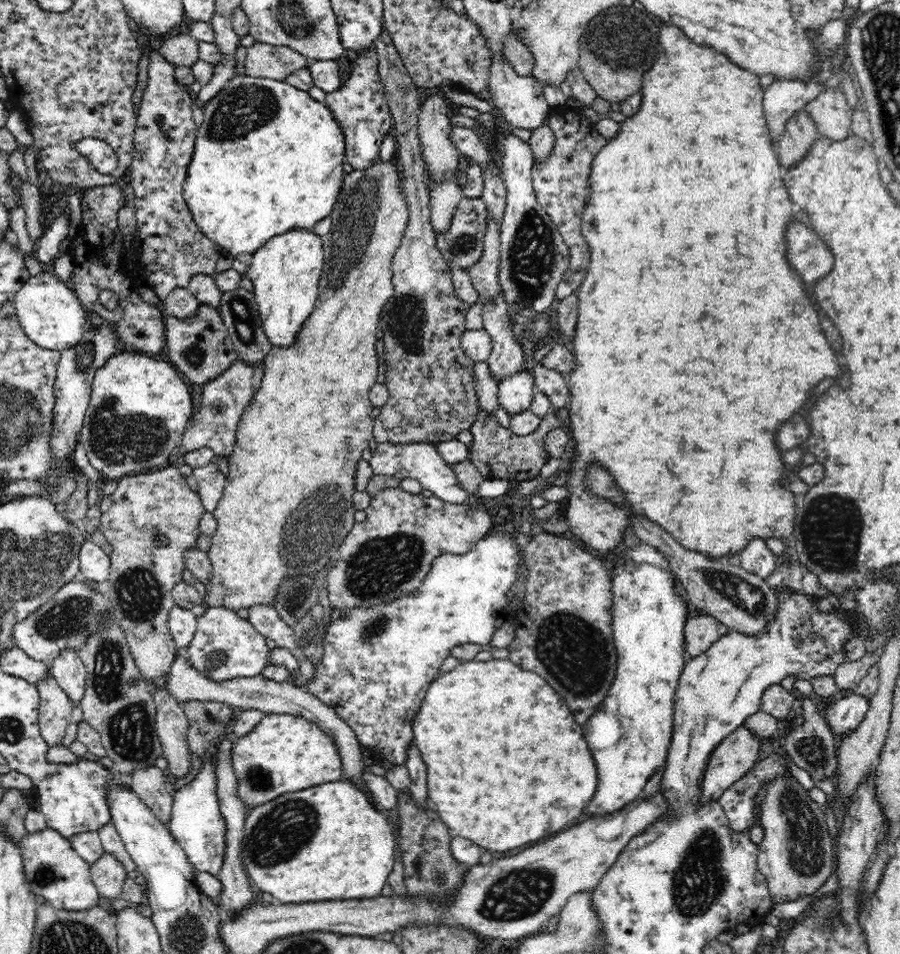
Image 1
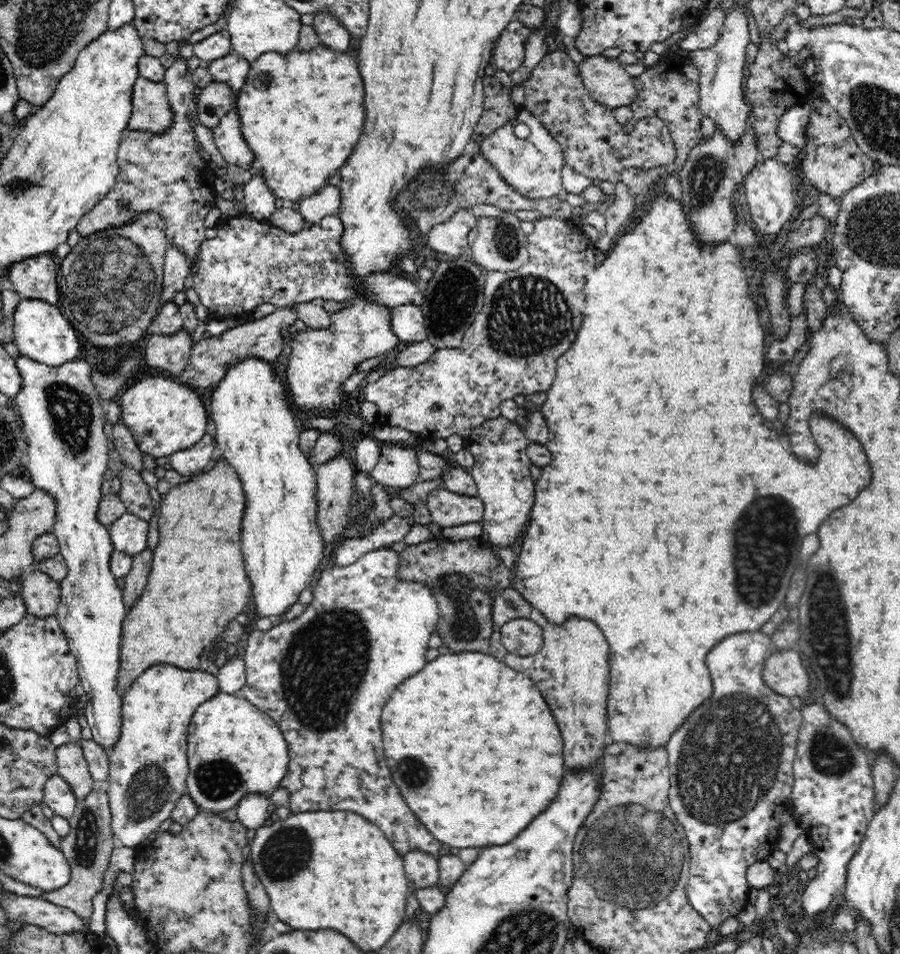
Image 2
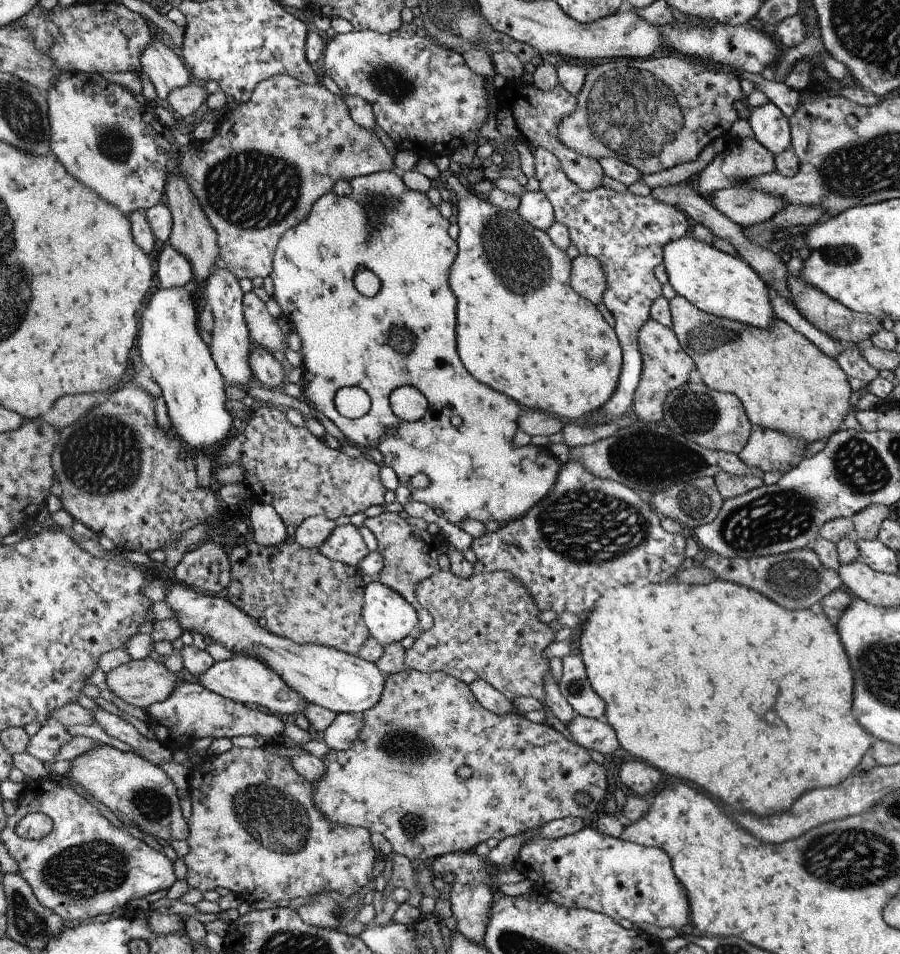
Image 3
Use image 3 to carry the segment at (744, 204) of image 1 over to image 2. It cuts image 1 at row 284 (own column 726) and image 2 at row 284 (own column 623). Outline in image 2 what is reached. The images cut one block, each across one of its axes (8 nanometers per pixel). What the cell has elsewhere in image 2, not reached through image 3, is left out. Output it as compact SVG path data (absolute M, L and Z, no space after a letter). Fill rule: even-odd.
M662 192L648 200L648 212L646 212L638 222L634 222L633 225L630 226L630 229L621 232L615 241L616 246L614 246L614 250L610 250L600 258L596 269L592 273L587 274L586 310L584 310L584 316L588 316L588 318L584 318L582 328L580 328L578 338L576 338L576 342L572 344L572 348L570 348L566 354L562 354L562 356L558 358L556 378L552 386L546 391L547 399L541 406L542 416L546 419L546 424L549 428L549 439L545 445L551 452L552 458L551 463L541 469L541 476L535 480L535 504L530 513L530 518L528 519L528 528L526 528L524 539L522 540L520 554L517 556L518 559L514 564L512 587L523 596L524 600L531 603L536 610L539 610L550 624L558 626L558 624L566 622L566 620L572 616L590 618L590 620L602 630L602 634L606 634L606 642L608 642L608 646L610 646L610 672L607 698L607 718L610 736L614 743L618 743L622 746L632 745L638 747L638 749L654 749L656 747L667 746L670 738L674 735L674 731L678 730L678 728L686 722L686 718L689 718L692 712L697 710L698 706L702 706L702 704L710 698L713 692L713 684L705 660L706 655L717 645L716 642L724 640L724 638L730 636L730 634L759 631L768 620L777 617L777 610L780 608L780 605L784 603L788 592L788 584L790 584L790 578L792 578L792 574L794 574L794 570L796 570L804 536L816 532L820 524L822 524L822 520L824 520L832 510L836 510L836 508L846 506L848 502L852 502L852 500L858 496L858 492L862 492L862 488L866 488L866 486L870 484L872 474L870 474L870 464L866 462L866 454L864 454L863 446L849 430L846 430L844 426L836 422L834 418L828 418L828 416L818 414L817 412L810 416L810 420L808 420L810 433L812 433L816 445L820 447L821 453L815 462L802 462L790 450L789 445L782 438L782 435L778 436L776 429L772 426L772 422L770 422L770 420L764 422L764 418L758 414L756 406L752 404L752 400L750 400L752 386L754 386L756 378L758 378L758 376L762 374L762 370L764 370L764 346L766 346L764 340L766 340L766 338L764 337L762 324L758 321L756 304L754 304L751 298L750 288L748 281L746 281L746 274L744 273L745 252L742 252L742 249L738 249L736 244L733 243L733 240L725 241L723 244L714 246L714 248L698 246L696 235L694 235L694 231L692 231L681 200L674 200L669 195ZM760 496L774 496L776 500L780 498L780 500L786 502L786 506L776 506L776 504L762 504L762 506L758 506Z

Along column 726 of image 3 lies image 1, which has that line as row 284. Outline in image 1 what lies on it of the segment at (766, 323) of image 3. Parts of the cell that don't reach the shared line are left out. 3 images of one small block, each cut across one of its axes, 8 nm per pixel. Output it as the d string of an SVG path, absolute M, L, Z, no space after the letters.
M288 230L252 254L245 274L253 282L262 329L272 346L286 348L295 342L303 322L314 311L324 264L323 239L313 230Z

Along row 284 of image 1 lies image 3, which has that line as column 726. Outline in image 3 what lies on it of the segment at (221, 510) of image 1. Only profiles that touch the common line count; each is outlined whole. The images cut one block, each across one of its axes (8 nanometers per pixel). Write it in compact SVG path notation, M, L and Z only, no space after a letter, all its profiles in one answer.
M676 295L669 300L672 326L680 346L689 354L702 376L703 383L723 393L735 394L744 405L754 428L772 429L802 437L808 444L832 436L840 430L850 412L852 390L844 369L826 356L811 340L796 332L787 322L776 317L773 325L761 329L749 324L708 314Z

